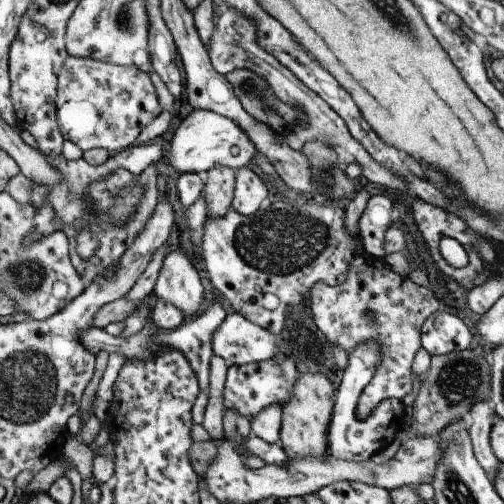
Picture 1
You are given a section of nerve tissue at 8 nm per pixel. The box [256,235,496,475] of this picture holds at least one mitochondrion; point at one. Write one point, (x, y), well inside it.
(459, 380)

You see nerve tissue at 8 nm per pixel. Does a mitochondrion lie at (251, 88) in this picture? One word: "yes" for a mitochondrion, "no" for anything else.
yes

